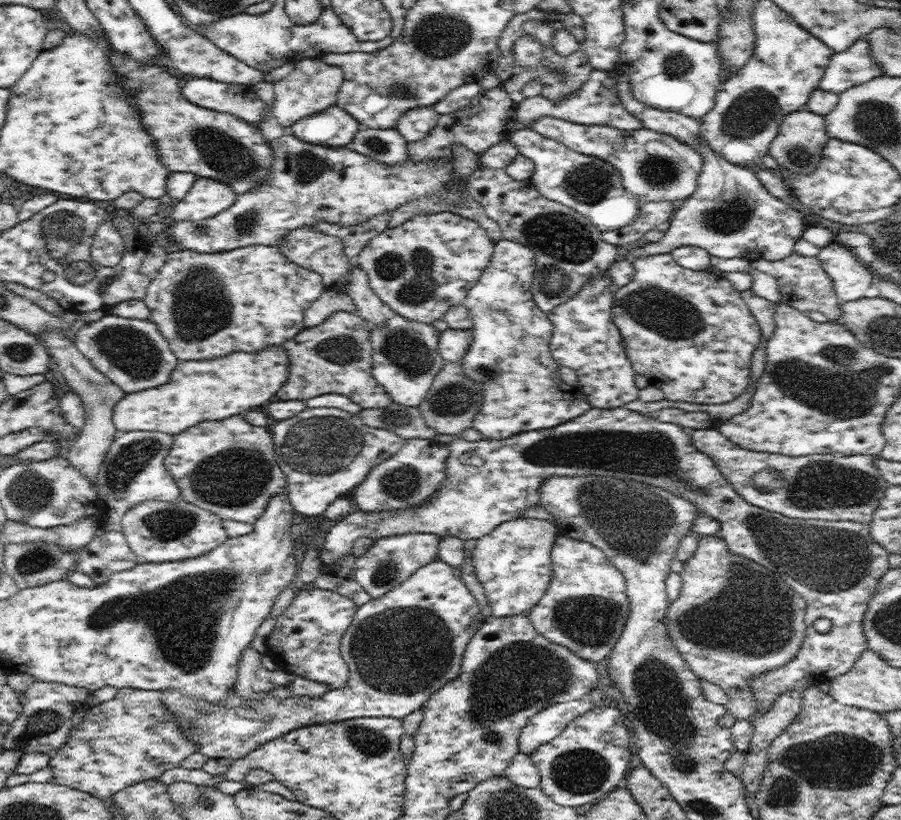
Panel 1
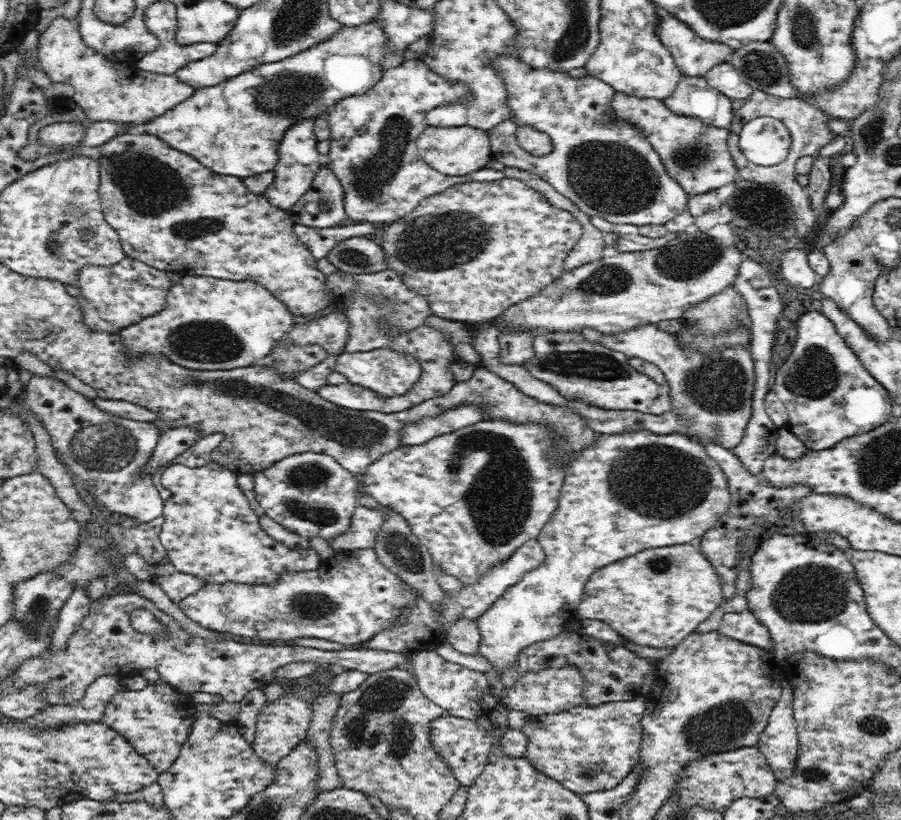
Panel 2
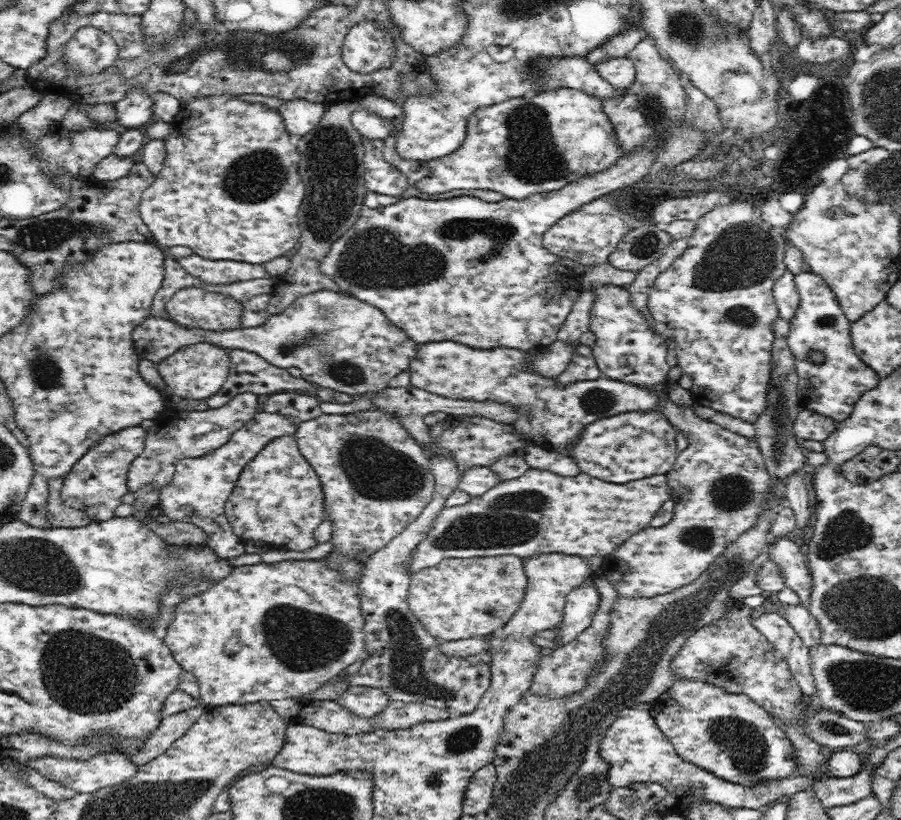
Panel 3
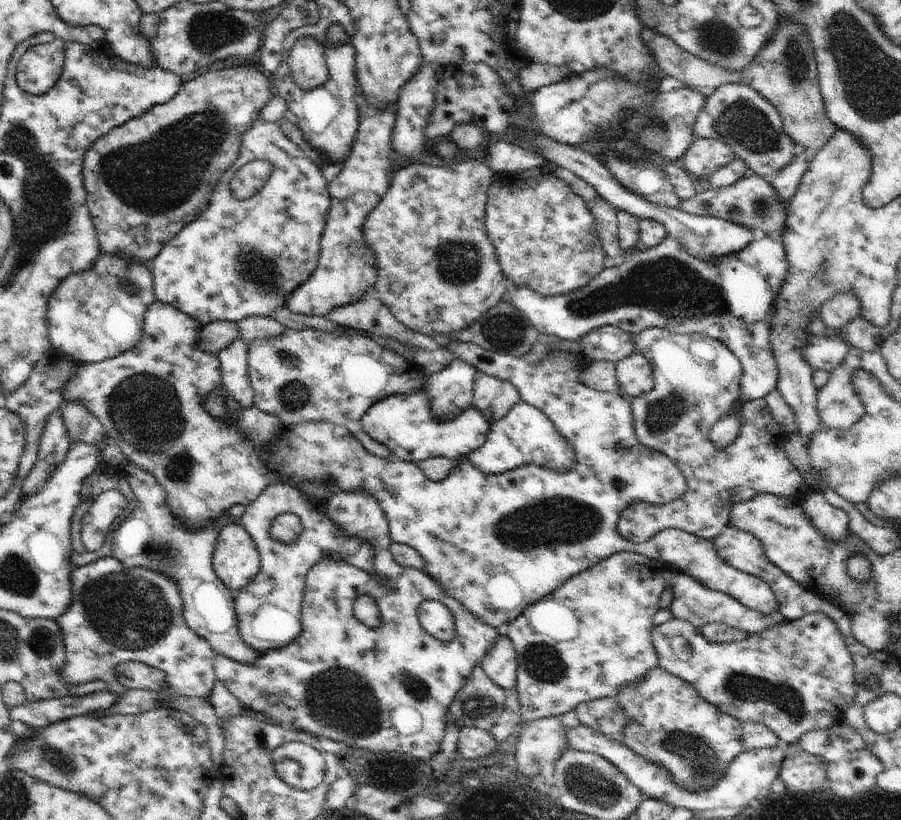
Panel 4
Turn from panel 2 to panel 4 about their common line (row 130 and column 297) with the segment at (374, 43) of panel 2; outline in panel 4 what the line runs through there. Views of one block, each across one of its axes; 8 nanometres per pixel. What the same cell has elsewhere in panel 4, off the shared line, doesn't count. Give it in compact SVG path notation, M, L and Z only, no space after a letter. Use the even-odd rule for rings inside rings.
M259 116L253 122L253 127L247 130L241 137L241 151L238 160L232 163L232 166L228 168L222 175L222 178L217 182L216 190L212 193L208 208L204 212L201 212L192 222L184 226L170 242L167 242L157 254L157 257L150 263L154 281L155 300L165 302L185 312L189 317L201 322L202 326L213 323L214 321L236 321L238 323L243 318L255 316L271 318L271 314L275 313L276 309L285 305L287 294L297 289L303 282L306 282L316 268L319 259L319 244L331 209L331 198L327 188L326 179L324 179L320 169L313 161L312 155L308 151L300 149L298 145L288 139L287 135L281 131L280 122L269 123ZM254 161L268 161L273 166L269 182L265 183L262 190L257 192L252 198L240 201L231 193L232 179L244 165Z

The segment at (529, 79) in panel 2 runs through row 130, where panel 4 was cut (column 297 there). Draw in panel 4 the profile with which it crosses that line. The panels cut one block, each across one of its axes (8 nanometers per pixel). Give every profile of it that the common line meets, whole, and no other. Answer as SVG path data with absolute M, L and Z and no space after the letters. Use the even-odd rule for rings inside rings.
M272 481L256 500L245 504L245 507L241 525L254 539L261 558L258 574L234 597L240 636L245 645L264 653L287 647L301 635L304 580L310 568L324 557L344 559L364 569L370 576L378 577L378 583L384 587L393 588L391 579L378 576L374 570L373 547L368 541L344 537L339 526L327 517L325 501L320 497L309 497L288 483ZM282 513L294 513L303 524L303 532L289 545L270 534L272 524Z

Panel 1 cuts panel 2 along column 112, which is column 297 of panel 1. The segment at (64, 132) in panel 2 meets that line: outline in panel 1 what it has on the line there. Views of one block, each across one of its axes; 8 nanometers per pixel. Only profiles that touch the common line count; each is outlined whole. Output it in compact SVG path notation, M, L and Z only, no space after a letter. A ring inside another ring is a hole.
M321 58L303 59L293 65L294 70L286 79L274 83L274 117L287 130L300 119L336 105L338 91L344 81L344 72L324 63Z

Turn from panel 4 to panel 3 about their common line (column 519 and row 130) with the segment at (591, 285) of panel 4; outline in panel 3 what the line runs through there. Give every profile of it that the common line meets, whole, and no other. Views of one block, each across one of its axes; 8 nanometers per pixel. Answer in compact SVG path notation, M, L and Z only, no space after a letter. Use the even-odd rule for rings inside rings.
M305 99L284 101L278 108L289 134L302 136L312 130L324 116L326 106Z

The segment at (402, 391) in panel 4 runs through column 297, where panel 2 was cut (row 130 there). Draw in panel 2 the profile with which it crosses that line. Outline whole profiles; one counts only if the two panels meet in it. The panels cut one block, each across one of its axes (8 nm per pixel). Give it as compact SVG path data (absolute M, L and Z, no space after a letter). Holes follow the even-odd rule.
M405 58L398 68L385 70L382 79L366 94L352 96L340 100L328 112L328 122L331 130L328 146L324 153L324 161L340 180L344 187L344 208L350 222L373 223L387 225L412 212L421 200L444 192L446 188L468 182L496 182L505 178L504 172L482 167L474 173L465 176L452 177L438 172L420 158L417 151L418 136L427 127L425 117L434 108L454 109L457 104L471 98L470 91L462 82L451 82L436 75L423 59Z

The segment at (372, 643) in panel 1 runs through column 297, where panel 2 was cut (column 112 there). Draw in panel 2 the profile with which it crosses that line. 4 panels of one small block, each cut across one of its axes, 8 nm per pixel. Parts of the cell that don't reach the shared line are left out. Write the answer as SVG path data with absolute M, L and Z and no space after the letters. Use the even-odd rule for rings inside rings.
M158 680L154 684L147 684L142 690L128 690L123 688L118 691L106 706L103 721L116 732L119 732L129 743L150 761L158 774L166 772L170 765L178 758L182 745L189 737L195 717L195 703L189 693L184 693L168 683Z

